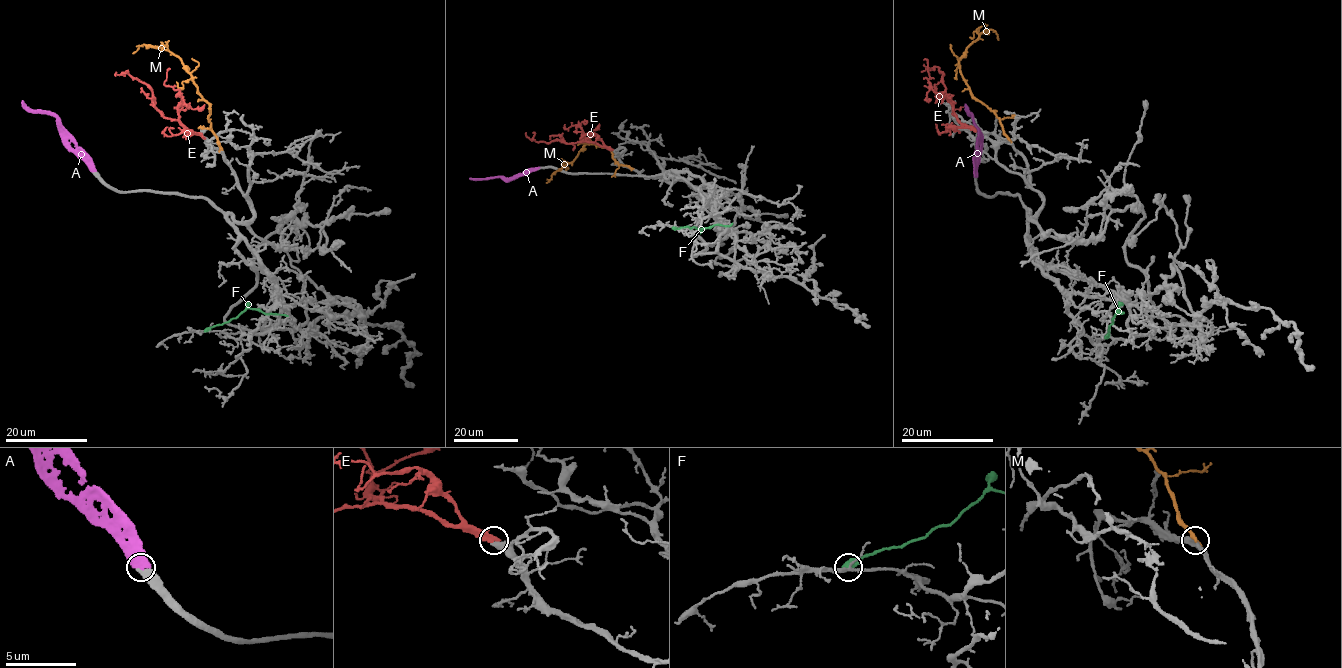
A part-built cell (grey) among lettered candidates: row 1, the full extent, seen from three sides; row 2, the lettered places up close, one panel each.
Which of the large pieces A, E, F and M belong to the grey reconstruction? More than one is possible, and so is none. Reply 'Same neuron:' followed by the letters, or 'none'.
Same neuron: A, E

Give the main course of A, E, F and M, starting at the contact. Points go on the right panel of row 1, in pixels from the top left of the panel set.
A: (975, 177), (972, 155), (978, 135), (964, 104)
E: (975, 130), (959, 122), (953, 113), (942, 77), (944, 74), (938, 67), (921, 72)
F: (1105, 337), (1117, 308), (1117, 313), (1123, 312), (1121, 314)
M: (1009, 140), (997, 116), (971, 93), (962, 78), (959, 60), (981, 32), (993, 29), (999, 39)

